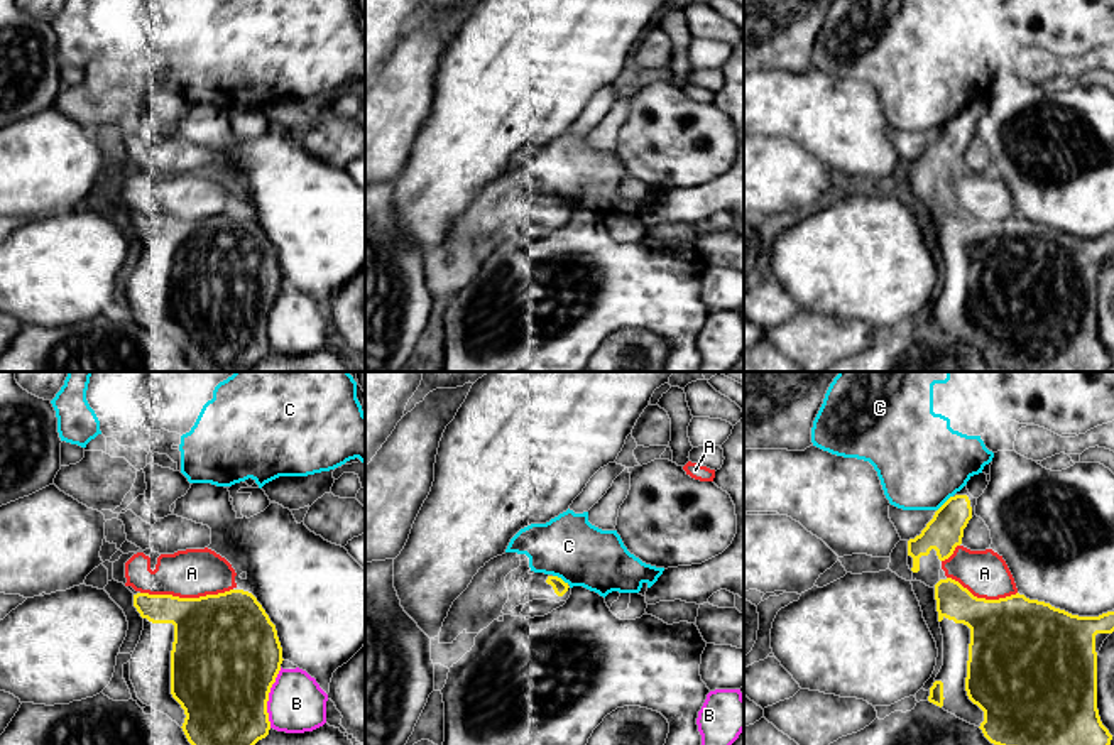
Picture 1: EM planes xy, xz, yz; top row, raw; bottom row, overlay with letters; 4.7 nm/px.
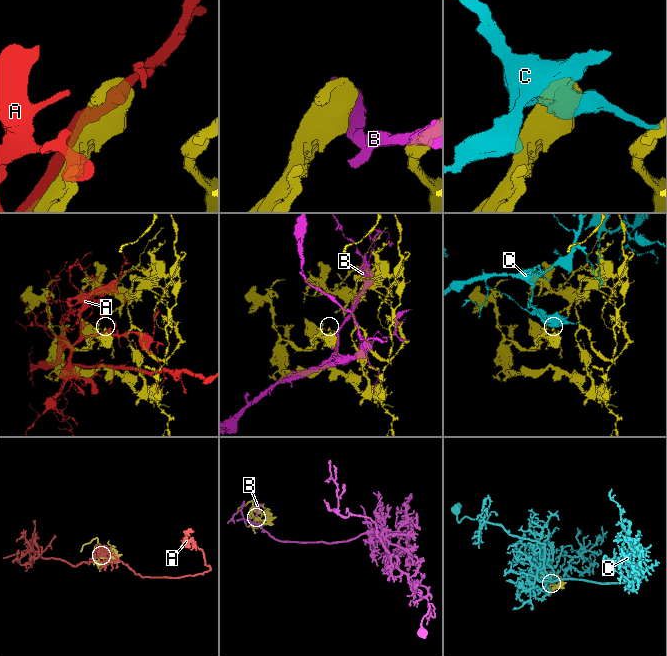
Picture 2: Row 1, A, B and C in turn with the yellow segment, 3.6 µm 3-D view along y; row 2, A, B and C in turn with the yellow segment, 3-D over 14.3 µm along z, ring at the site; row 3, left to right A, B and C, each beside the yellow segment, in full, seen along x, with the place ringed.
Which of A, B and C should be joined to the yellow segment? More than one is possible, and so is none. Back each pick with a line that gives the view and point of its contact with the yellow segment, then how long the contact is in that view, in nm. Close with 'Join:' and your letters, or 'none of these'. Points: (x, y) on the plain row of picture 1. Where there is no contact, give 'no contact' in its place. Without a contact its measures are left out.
Join: none of these

